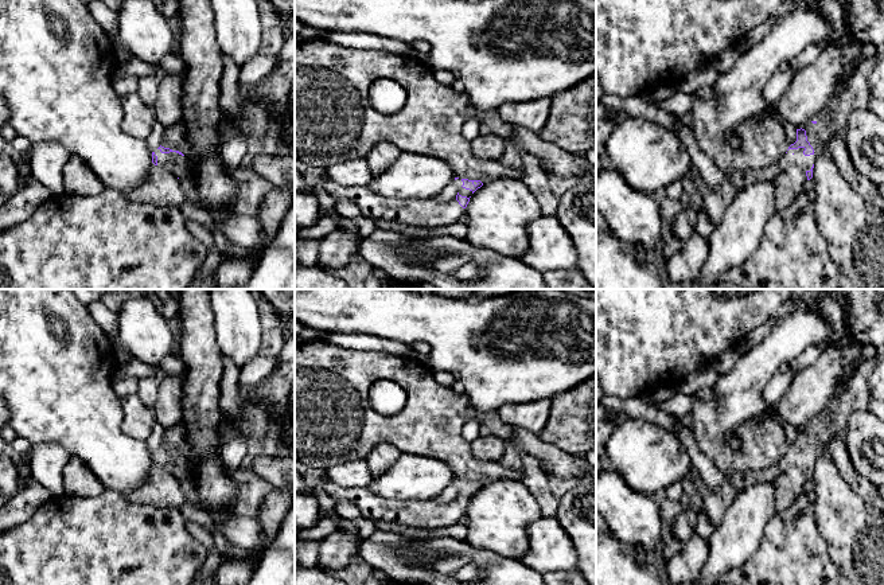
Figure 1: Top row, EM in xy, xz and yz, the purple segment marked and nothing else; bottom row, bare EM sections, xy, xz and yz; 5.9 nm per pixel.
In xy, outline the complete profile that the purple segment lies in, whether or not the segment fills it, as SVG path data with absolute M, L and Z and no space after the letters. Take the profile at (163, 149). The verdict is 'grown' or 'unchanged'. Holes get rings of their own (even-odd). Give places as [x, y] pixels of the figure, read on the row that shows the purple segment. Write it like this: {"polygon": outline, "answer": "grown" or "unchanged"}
{"polygon": "M160 145L155 152L152 152L152 163L167 168L176 175L186 198L190 202L205 207L192 176L194 163L187 156L179 151L172 151Z", "answer": "grown"}

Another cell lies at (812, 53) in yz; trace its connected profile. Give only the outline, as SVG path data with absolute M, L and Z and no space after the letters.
M821 42L811 43L803 48L794 59L786 63L787 69L793 71L798 66L806 67L815 62L825 50L826 47Z

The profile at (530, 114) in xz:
M545 97L536 101L505 102L498 112L505 122L540 133L548 121L550 106L552 98Z

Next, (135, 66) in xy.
M132 58L131 61L121 62L117 66L116 74L118 75L136 75L136 77L148 77L157 73L157 66L155 63L147 63L141 59Z

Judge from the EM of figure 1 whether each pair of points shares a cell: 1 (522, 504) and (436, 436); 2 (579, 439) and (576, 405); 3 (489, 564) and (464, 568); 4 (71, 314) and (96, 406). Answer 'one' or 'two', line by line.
1: two
2: one
3: one
4: one

